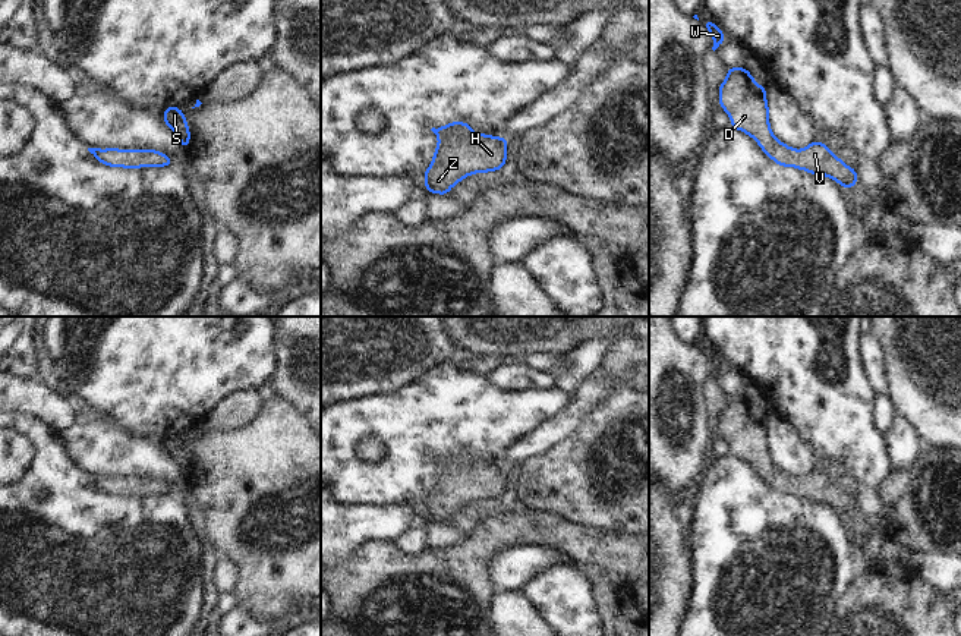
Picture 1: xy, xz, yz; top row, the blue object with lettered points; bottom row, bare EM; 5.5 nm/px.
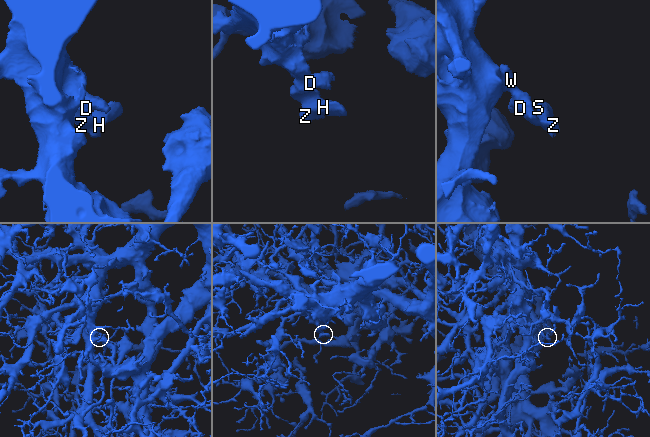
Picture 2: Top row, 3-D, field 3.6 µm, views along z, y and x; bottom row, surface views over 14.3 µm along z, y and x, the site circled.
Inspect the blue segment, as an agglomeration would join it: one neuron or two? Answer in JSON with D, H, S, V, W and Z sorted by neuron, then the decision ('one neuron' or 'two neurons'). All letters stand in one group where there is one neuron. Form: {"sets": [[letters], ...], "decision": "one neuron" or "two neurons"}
{"sets": [["D", "H", "S", "V", "W", "Z"]], "decision": "one neuron"}

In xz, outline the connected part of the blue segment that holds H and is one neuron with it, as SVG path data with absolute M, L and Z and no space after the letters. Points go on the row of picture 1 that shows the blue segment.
M451 122L439 129L431 129L439 142L431 166L425 170L425 188L431 193L447 195L450 189L473 173L501 170L507 161L508 138L473 132L466 122Z

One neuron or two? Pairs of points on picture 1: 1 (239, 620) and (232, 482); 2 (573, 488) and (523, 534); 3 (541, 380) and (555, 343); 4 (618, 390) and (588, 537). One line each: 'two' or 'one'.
1: two
2: two
3: two
4: two

